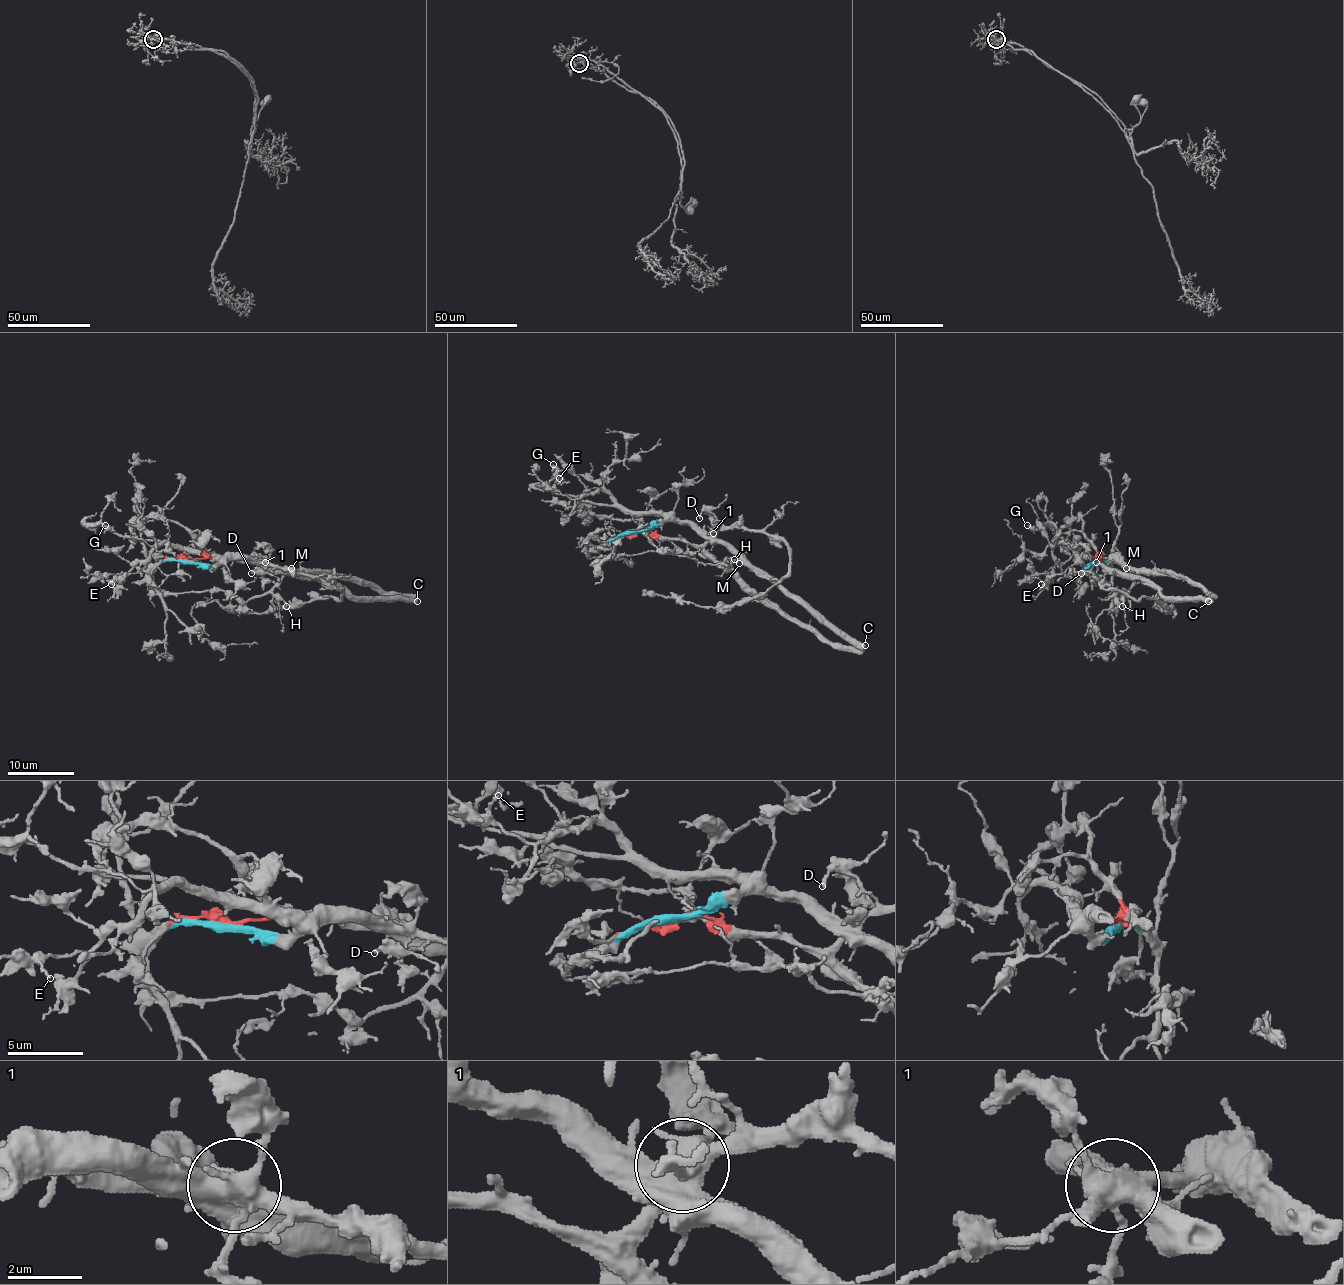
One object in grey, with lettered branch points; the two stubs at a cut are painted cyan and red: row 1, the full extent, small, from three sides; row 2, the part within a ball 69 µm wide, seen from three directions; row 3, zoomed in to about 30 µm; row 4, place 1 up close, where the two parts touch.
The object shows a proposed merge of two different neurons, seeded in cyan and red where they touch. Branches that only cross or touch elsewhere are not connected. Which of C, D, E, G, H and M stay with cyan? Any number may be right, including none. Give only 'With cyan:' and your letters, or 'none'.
With cyan: C, E, G

